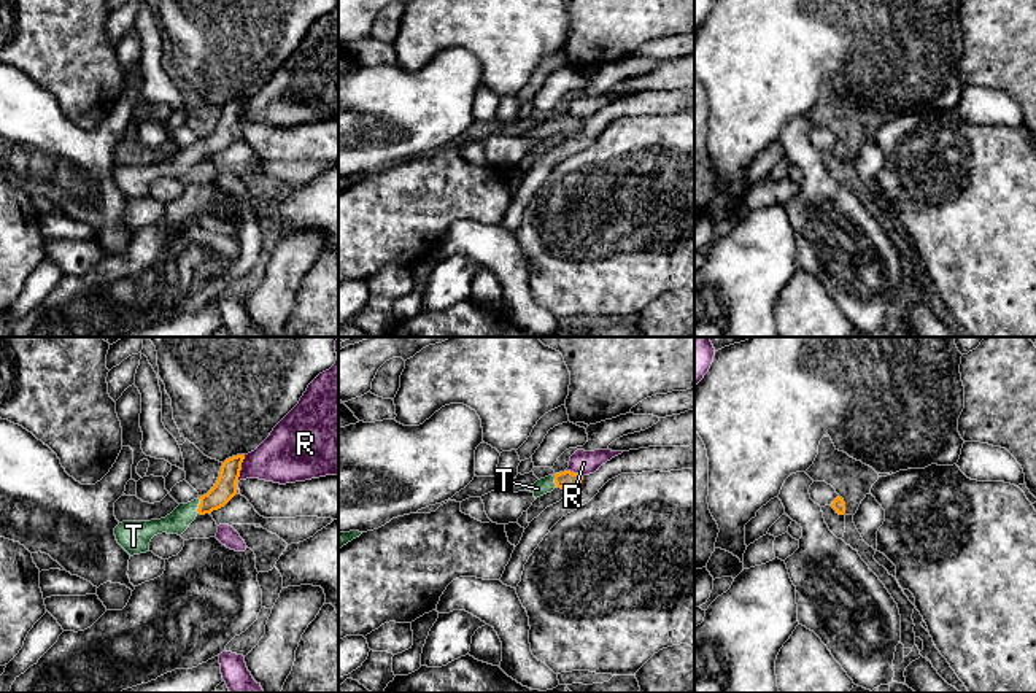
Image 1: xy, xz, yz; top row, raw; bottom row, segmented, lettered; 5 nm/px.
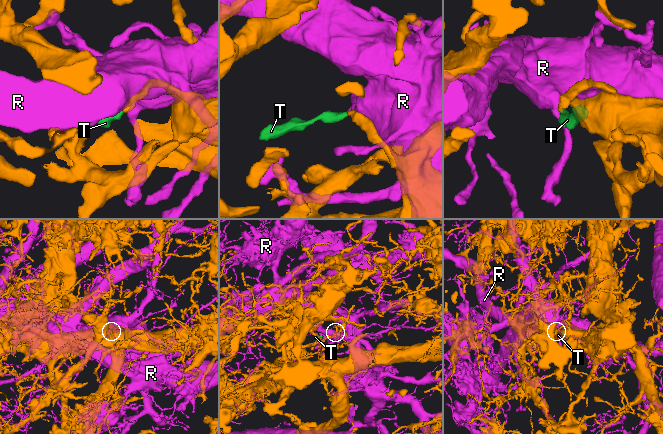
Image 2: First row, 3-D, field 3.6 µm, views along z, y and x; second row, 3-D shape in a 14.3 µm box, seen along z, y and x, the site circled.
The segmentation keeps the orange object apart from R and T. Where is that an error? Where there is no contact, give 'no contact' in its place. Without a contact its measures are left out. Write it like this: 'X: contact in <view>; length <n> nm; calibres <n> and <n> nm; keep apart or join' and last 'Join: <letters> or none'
R: contact in xy; length 200 nm; calibres 120 and 280 nm; keep apart
T: contact in xy; length 80 nm; calibres 120 and 110 nm; join
Join: T

